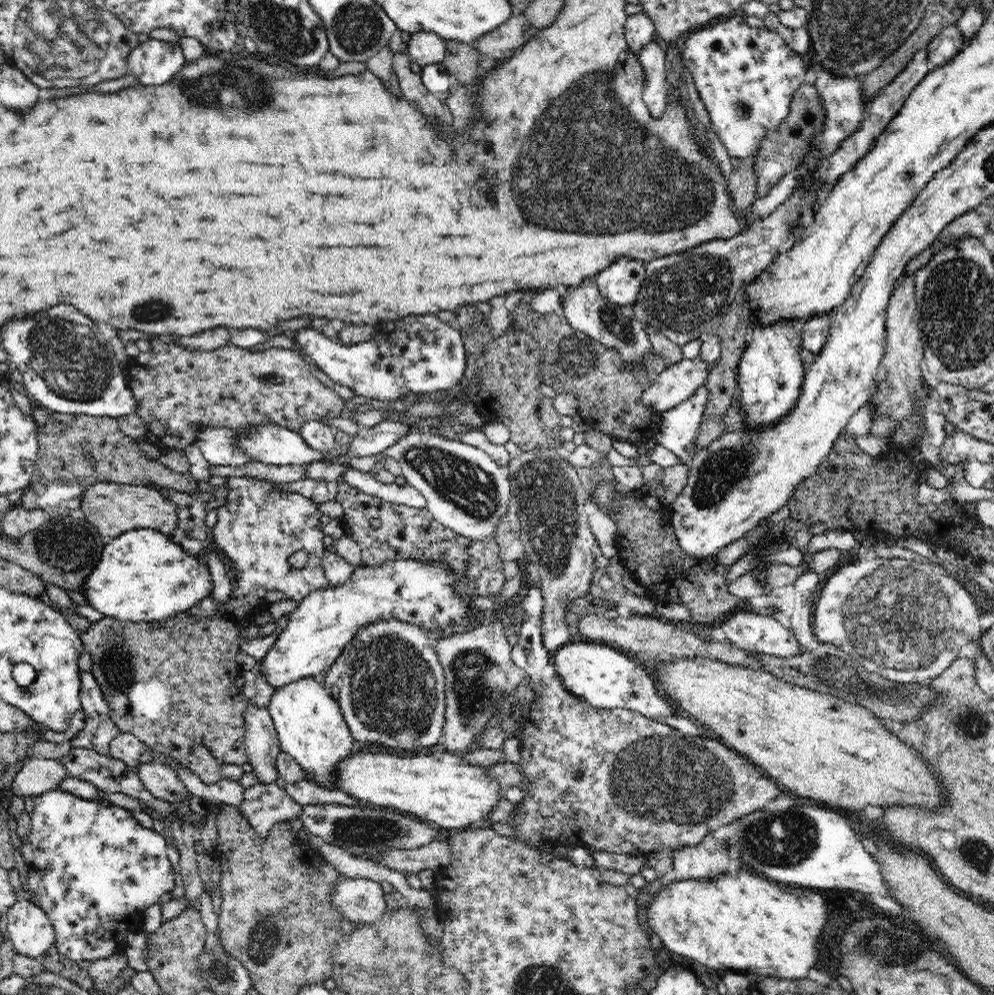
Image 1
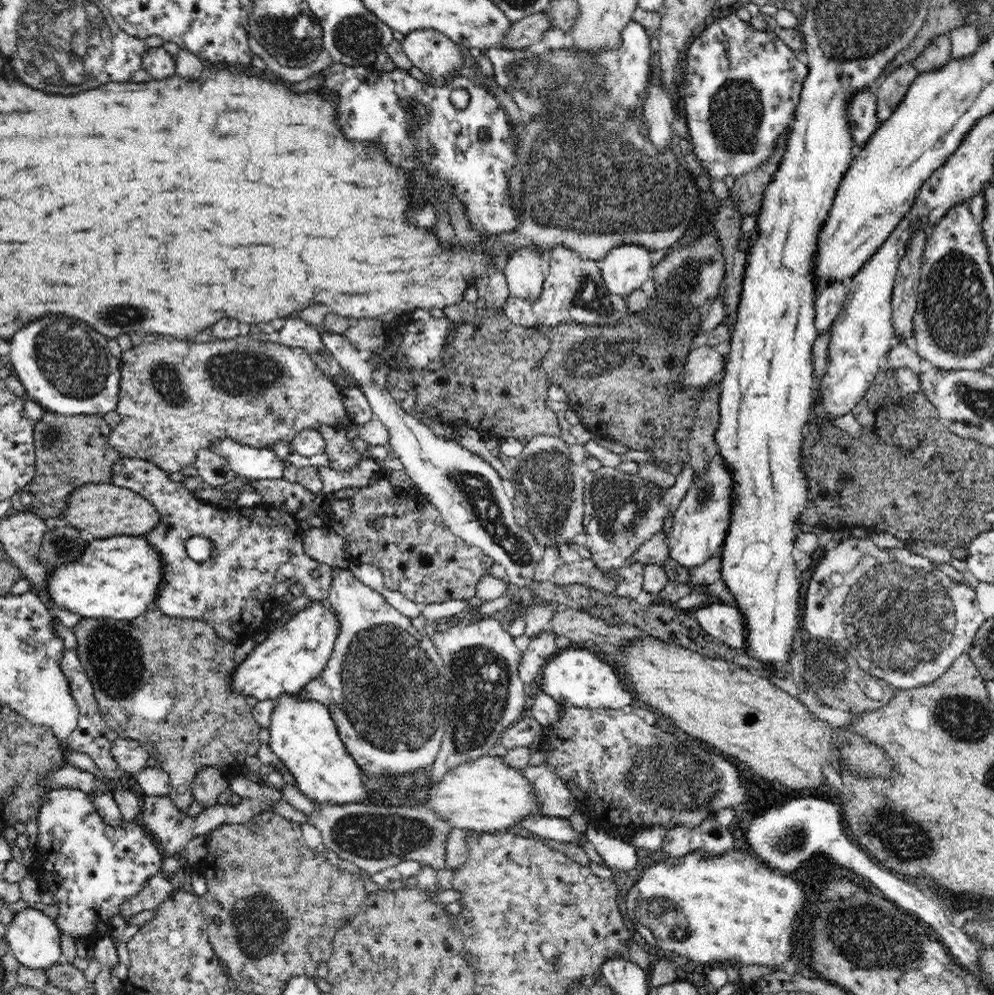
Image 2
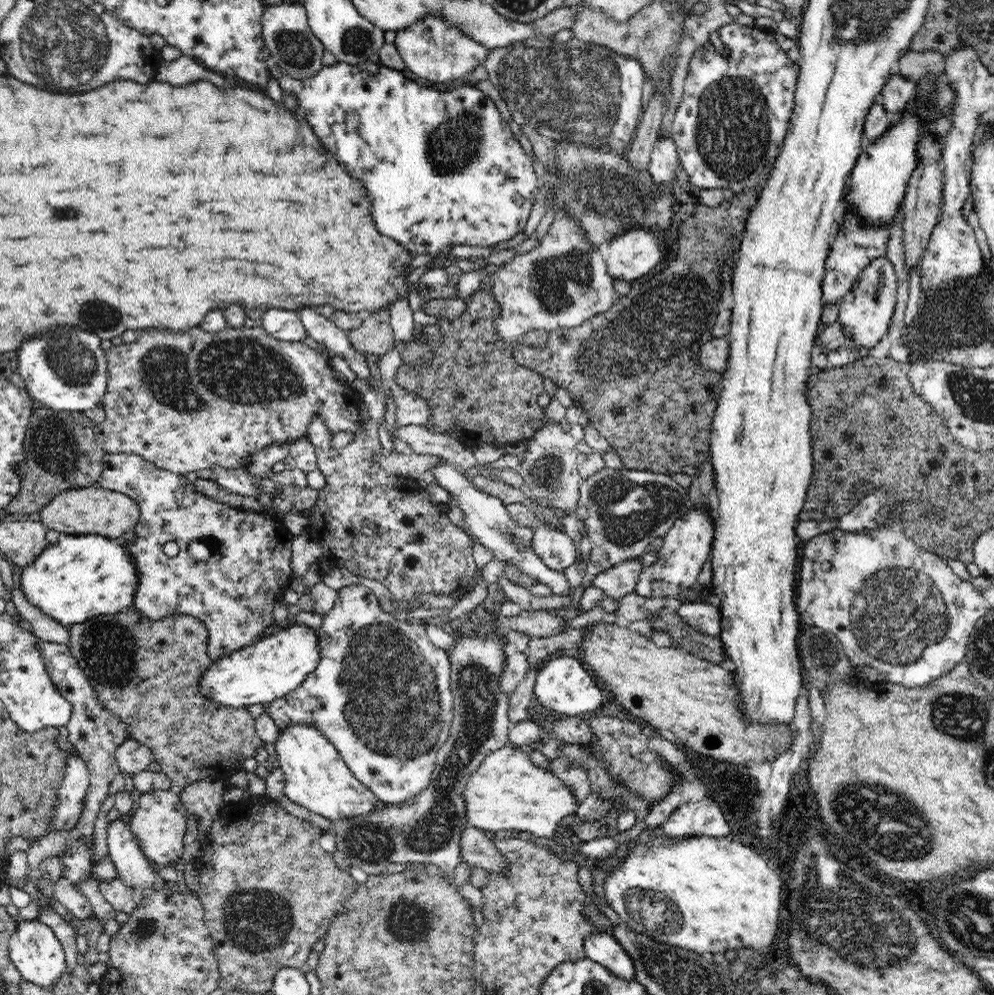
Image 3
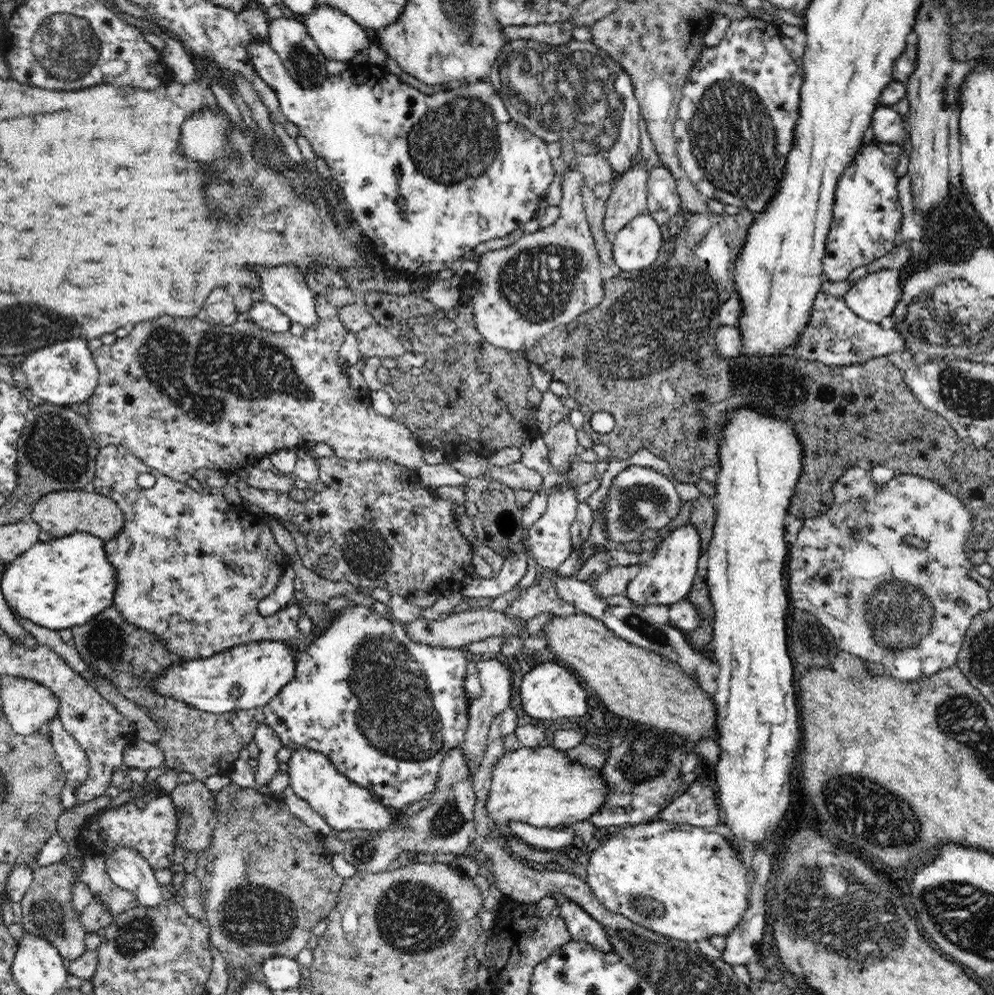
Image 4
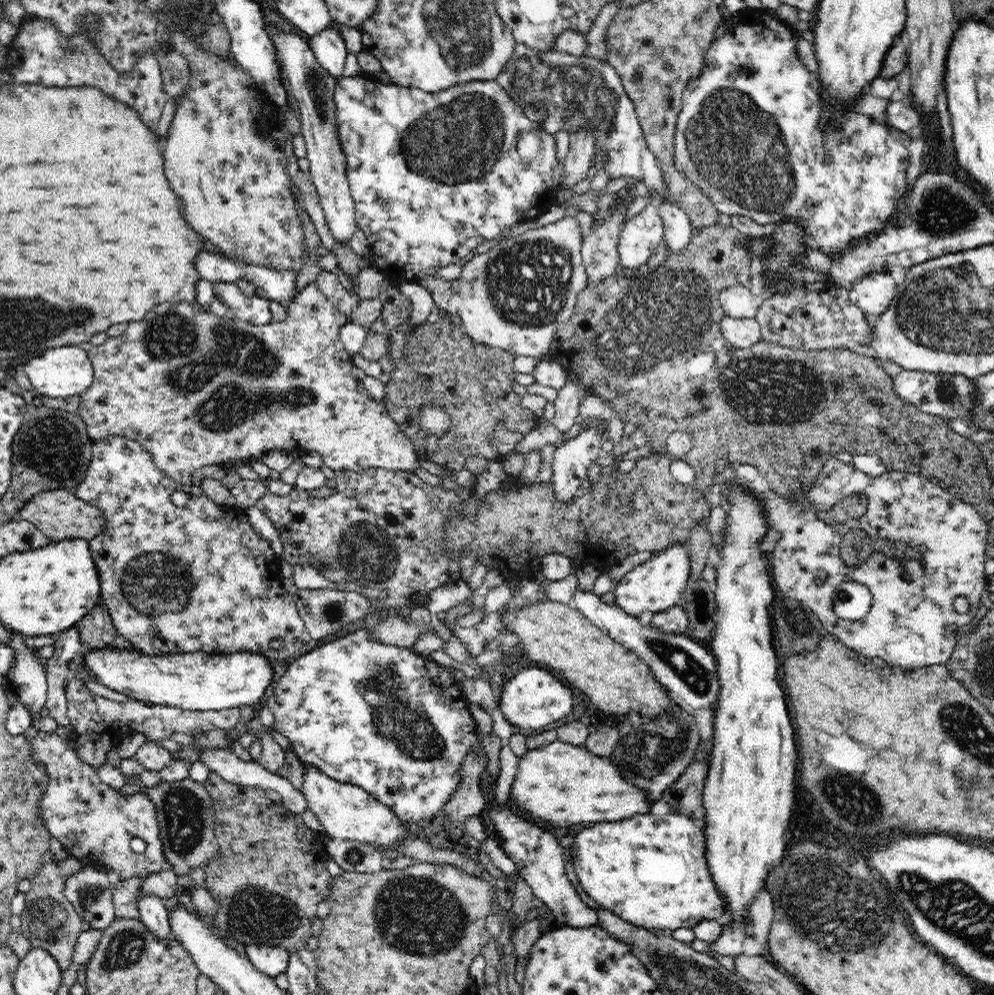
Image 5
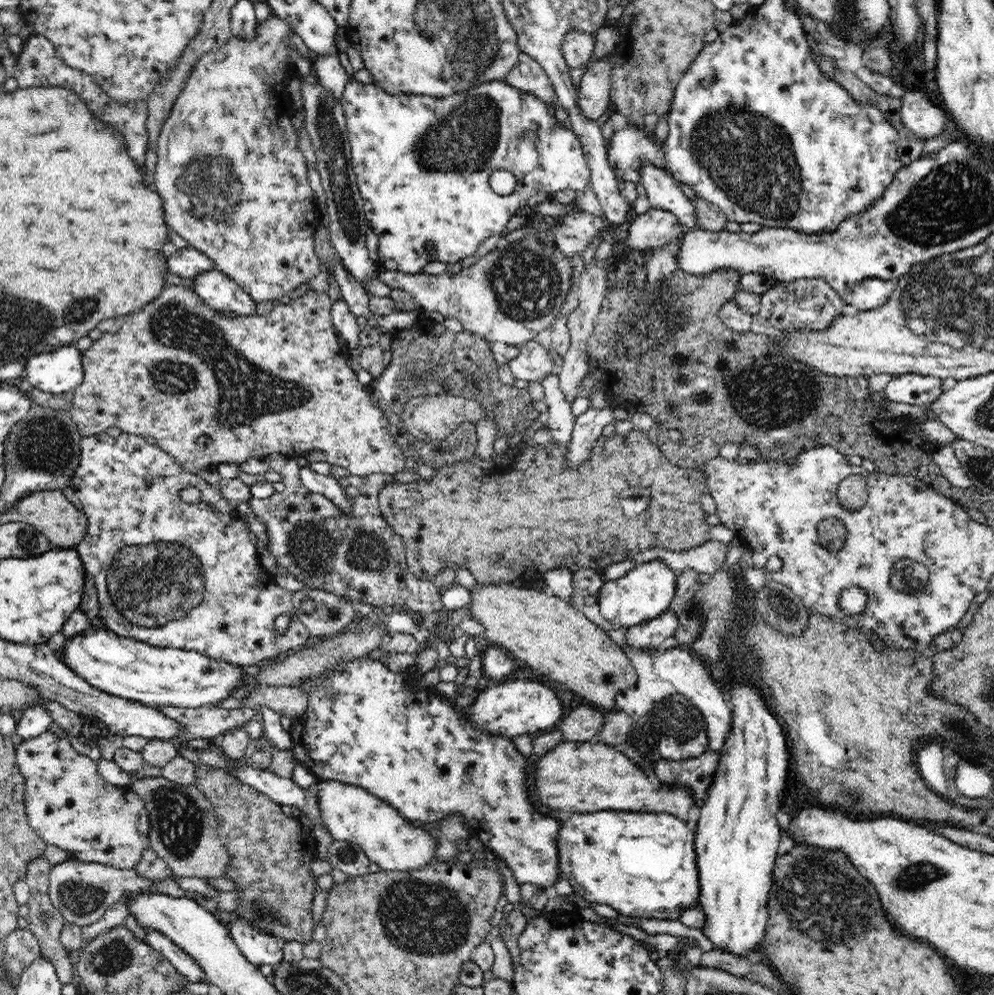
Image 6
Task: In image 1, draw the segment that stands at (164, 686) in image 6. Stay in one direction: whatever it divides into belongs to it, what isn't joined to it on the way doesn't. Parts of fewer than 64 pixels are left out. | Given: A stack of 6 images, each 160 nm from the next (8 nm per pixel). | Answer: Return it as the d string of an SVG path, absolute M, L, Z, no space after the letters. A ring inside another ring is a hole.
M414 558L388 560L372 567L355 566L355 572L344 585L311 592L297 603L274 646L259 661L263 678L276 689L306 676L318 677L335 663L351 646L356 634L359 635L370 623L398 619L426 626L426 630L436 630L450 626L450 622L464 620L464 614L468 616L468 606L462 596L450 590L450 584L454 586L454 582L458 582L458 574L462 573L454 572L450 565Z

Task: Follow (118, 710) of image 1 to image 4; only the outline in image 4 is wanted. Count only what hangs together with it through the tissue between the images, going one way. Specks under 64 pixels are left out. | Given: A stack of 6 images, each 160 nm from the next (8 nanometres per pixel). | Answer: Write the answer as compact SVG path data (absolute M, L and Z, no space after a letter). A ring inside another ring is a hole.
M114 606L99 612L88 622L72 627L71 632L78 653L86 664L94 668L96 676L110 678L120 694L124 694L138 706L148 708L156 720L162 720L162 724L158 724L160 728L168 726L168 730L162 730L162 740L158 742L158 748L166 756L164 767L190 772L198 781L208 782L209 778L214 781L227 779L240 750L253 741L256 727L259 725L254 717L249 716L246 711L222 714L202 711L200 716L198 709L190 704L155 692L154 680L168 667L178 666L186 660L170 653L155 633L130 624Z

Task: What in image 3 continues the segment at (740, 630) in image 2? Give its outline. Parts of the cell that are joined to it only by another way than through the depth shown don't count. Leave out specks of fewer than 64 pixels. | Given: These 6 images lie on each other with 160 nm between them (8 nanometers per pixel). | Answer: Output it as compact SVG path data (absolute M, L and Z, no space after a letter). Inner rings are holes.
M683 601L677 611L684 622L696 633L710 633L720 639L721 614L719 610L719 607L711 603Z

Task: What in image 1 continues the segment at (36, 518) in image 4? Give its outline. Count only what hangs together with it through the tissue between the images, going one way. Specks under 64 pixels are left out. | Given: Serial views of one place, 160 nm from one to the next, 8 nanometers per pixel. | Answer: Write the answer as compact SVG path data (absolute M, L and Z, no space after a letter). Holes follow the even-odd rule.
M94 483L83 492L81 502L84 519L107 540L140 528L152 528L168 536L179 523L179 506L176 502L167 499L164 489L150 485Z

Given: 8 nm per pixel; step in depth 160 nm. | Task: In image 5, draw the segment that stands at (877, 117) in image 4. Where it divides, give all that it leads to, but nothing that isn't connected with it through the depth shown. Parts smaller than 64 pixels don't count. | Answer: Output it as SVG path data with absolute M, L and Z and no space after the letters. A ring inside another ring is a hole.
M890 102L886 109L887 126L912 140L919 140L924 131L920 130L920 111L904 102Z

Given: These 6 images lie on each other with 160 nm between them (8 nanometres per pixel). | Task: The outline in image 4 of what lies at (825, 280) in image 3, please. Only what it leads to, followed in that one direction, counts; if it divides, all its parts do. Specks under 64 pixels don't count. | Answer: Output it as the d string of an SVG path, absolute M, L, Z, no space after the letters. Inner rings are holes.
M873 141L864 143L856 152L855 159L852 160L847 171L840 175L836 187L831 227L825 244L823 258L825 280L838 282L851 279L849 274L854 268L866 266L877 258L886 256L894 247L896 234L900 231L902 224L902 205L898 202L898 191L896 190L898 178L894 172L894 166L898 164L900 152L902 152L902 147L897 146L896 143L876 143Z

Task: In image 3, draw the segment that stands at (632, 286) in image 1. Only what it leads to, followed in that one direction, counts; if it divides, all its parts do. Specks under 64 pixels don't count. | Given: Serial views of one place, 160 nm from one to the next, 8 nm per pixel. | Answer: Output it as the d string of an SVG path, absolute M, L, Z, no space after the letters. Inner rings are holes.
M633 228L611 240L607 258L613 279L632 283L646 278L662 260L660 241L646 228Z

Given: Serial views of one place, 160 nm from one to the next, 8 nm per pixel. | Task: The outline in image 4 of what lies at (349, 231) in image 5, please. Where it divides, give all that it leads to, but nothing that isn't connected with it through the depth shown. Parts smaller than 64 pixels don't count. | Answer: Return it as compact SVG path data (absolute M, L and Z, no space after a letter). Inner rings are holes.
M279 18L270 21L270 45L279 55L283 66L288 70L289 75L298 83L300 87L317 88L326 80L328 72L326 70L326 58L316 47L314 40L310 37L307 27L298 22L296 18Z

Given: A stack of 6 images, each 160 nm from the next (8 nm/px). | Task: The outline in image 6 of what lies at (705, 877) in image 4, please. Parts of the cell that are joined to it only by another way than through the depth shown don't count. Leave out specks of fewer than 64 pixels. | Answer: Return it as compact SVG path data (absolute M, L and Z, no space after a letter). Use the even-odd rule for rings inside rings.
M575 812L560 825L557 848L561 876L587 902L608 904L624 916L660 920L676 920L685 908L699 905L695 833L677 816L665 812Z

